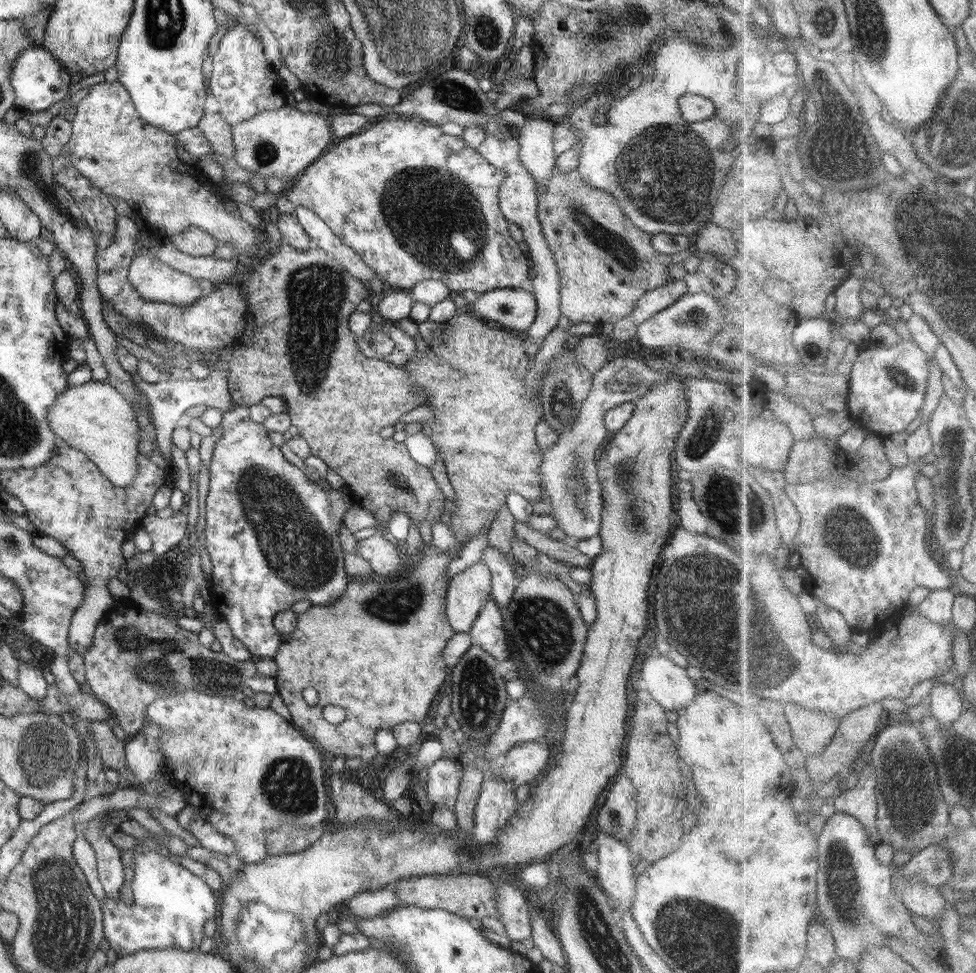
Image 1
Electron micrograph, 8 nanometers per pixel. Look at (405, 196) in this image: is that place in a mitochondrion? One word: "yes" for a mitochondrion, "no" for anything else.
yes

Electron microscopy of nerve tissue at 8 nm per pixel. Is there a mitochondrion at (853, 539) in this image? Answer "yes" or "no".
yes

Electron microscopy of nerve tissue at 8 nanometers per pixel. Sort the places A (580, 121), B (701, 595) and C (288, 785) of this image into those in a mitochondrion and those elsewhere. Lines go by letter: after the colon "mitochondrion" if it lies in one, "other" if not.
A: other
B: mitochondrion
C: mitochondrion

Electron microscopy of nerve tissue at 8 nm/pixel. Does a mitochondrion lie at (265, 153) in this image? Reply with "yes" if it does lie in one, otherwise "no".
yes

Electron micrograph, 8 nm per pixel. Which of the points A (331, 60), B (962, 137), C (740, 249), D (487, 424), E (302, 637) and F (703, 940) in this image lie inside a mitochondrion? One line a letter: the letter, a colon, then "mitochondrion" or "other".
A: mitochondrion
B: mitochondrion
C: other
D: other
E: other
F: mitochondrion

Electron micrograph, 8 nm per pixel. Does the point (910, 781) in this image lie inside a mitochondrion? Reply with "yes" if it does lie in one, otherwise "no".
yes

